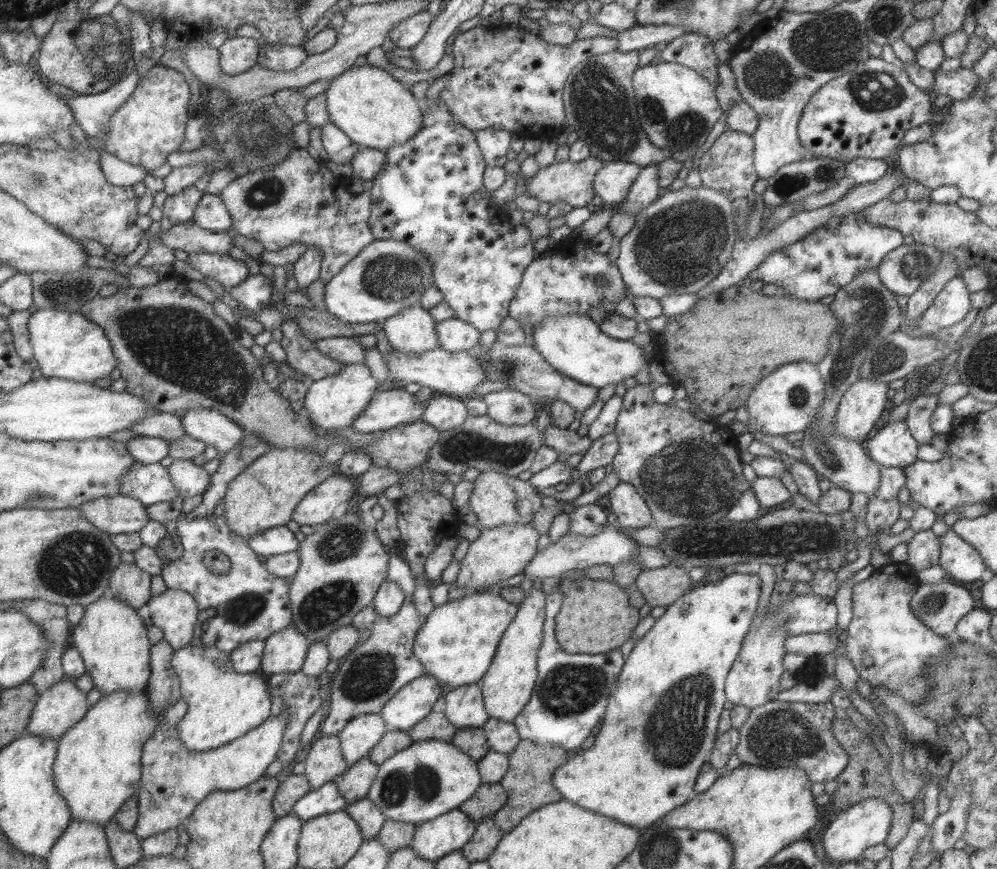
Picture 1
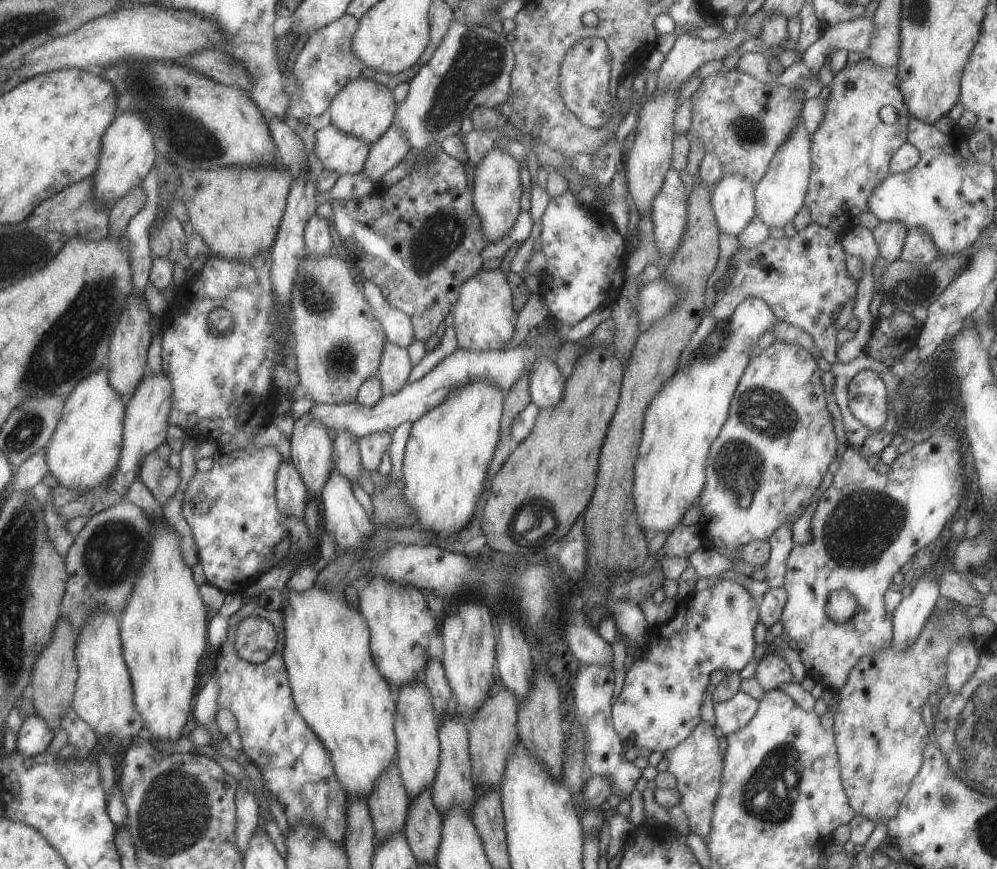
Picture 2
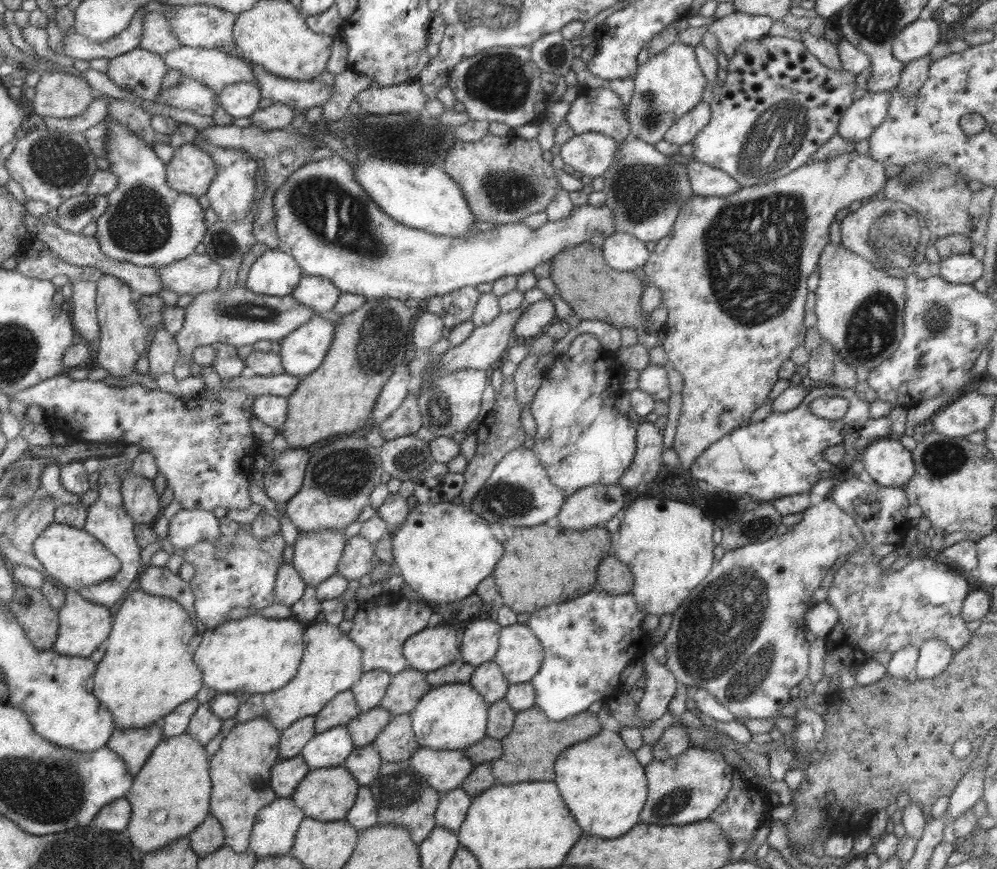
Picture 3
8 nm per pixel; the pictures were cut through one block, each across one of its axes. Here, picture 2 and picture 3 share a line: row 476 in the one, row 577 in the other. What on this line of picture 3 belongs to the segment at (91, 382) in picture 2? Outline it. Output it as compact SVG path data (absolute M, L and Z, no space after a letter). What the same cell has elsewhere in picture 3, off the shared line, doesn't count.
M53 521L32 542L32 555L43 566L49 576L55 578L69 590L78 593L81 588L93 586L113 578L120 570L120 563L109 551L86 530Z

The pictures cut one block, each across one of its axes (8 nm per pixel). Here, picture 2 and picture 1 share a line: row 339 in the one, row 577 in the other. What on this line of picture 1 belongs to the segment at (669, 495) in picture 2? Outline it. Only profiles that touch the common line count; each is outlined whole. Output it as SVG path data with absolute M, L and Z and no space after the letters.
M734 573L730 576L722 577L715 584L704 584L700 588L691 588L680 598L677 598L675 602L665 607L662 616L655 620L653 627L643 637L635 641L633 650L630 651L625 659L621 672L615 681L614 690L609 696L605 714L602 718L601 728L597 732L597 736L594 737L595 744L591 748L587 748L587 752L577 752L575 757L568 758L567 762L560 764L553 771L553 776L551 777L553 786L555 786L555 790L561 794L563 799L569 800L569 802L573 802L573 804L577 804L577 806L581 806L585 810L591 810L591 812L597 812L601 816L607 816L607 818L611 818L615 822L621 822L621 824L633 826L633 828L639 828L643 832L651 824L659 824L660 819L667 812L671 812L677 806L681 806L681 804L693 798L695 794L693 787L695 779L699 774L700 766L710 759L713 742L716 735L719 734L718 722L720 714L724 711L723 704L726 701L726 695L724 694L725 678L730 666L733 664L735 658L737 658L743 638L745 638L752 626L752 618L755 614L755 608L757 608L757 600L760 594L760 584L761 582L755 573Z

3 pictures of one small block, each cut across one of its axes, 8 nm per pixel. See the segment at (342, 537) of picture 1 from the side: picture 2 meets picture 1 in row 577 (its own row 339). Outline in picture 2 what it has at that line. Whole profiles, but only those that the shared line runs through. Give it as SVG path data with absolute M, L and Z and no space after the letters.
M337 255L321 259L301 258L293 282L289 311L291 337L297 361L299 391L313 403L339 405L356 401L359 388L374 375L378 375L381 352L385 346L385 334L381 324L373 317L364 295L354 284L347 262Z

